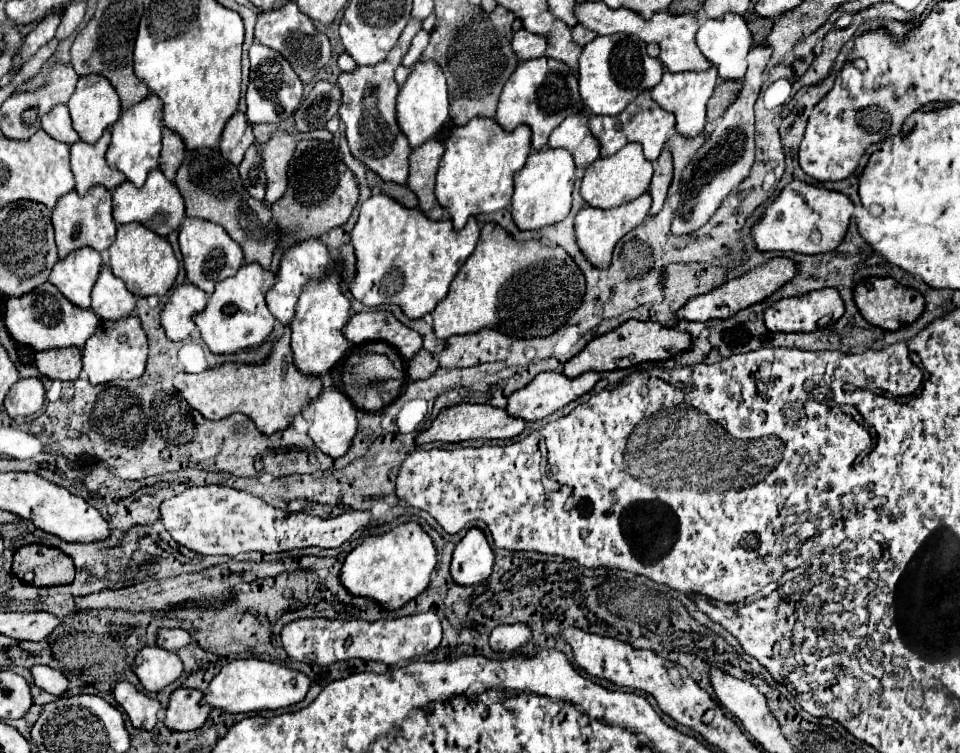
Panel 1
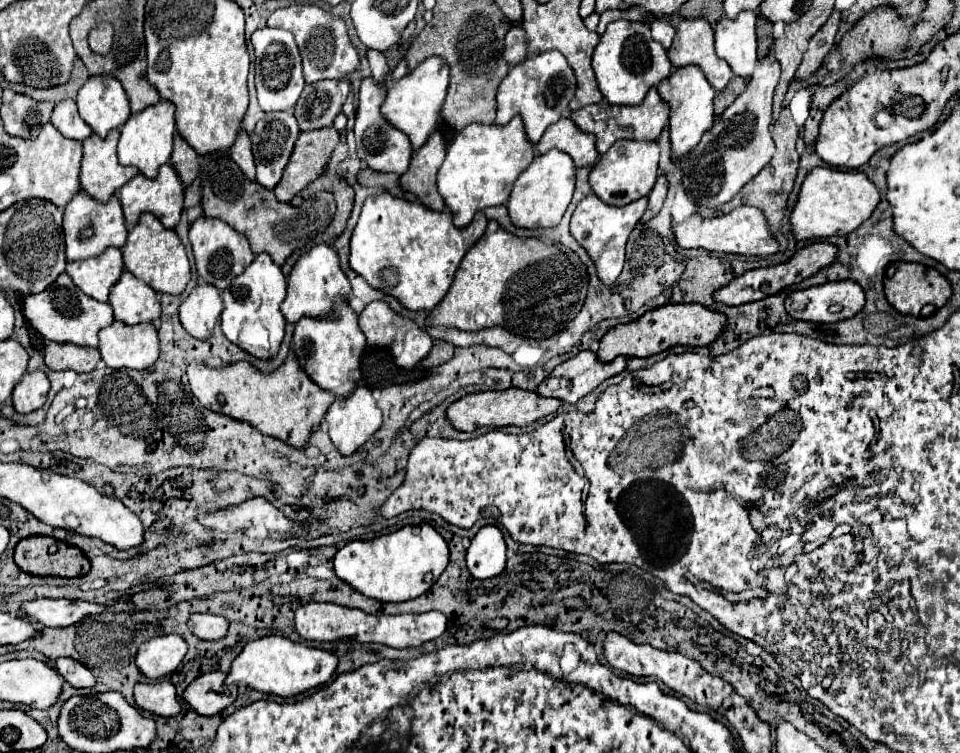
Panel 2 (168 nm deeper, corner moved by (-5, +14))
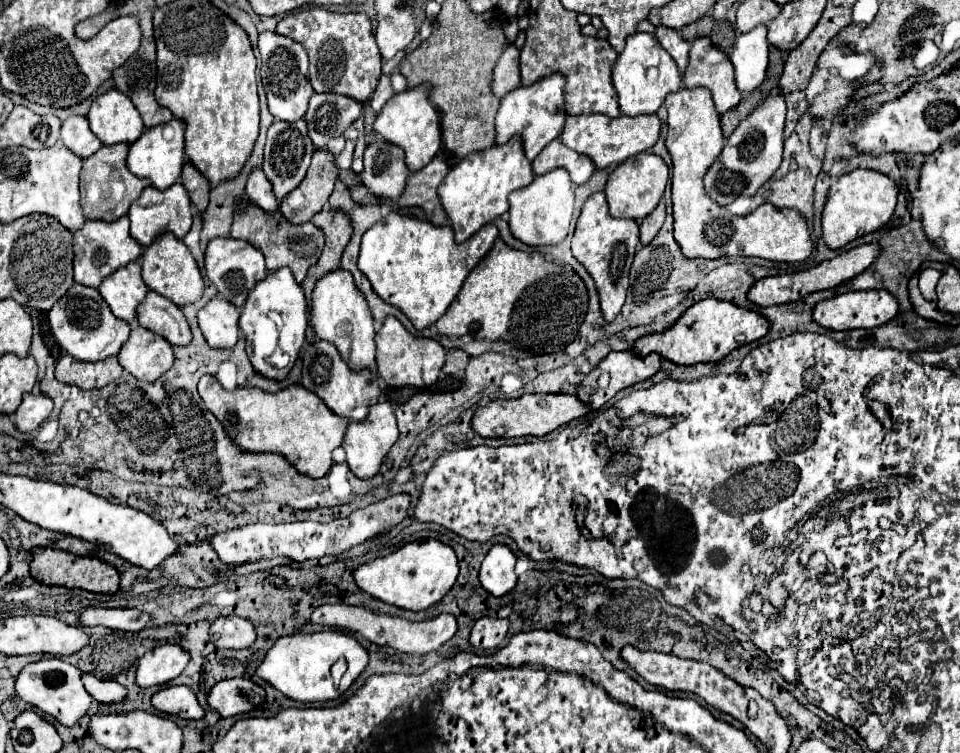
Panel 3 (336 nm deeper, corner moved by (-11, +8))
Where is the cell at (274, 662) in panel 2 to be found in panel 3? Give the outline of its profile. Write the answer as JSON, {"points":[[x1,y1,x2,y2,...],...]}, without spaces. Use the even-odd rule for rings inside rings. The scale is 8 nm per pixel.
{"points":[[325,630,315,634,293,634,293,636,281,636,265,654,263,662,257,666,255,674,269,682,275,690,285,694,291,700,297,702,327,702,335,700,341,692,345,692,351,682,365,670,369,662,367,650,351,636,345,636,337,630],[339,658,347,660,347,672,339,686,333,686,333,678,329,674,329,668]]}

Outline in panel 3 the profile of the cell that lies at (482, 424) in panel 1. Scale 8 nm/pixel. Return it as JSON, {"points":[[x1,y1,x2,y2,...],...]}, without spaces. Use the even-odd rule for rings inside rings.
{"points":[[525,394,515,400,493,400,475,410,471,426,479,436,545,436,551,430,589,414,591,408,571,394]]}

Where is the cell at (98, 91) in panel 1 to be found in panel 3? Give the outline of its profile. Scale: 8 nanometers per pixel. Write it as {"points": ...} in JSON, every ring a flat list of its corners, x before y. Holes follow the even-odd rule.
{"points":[[117,88,97,96,89,108,89,124,103,144,135,142,143,132,143,120,133,102]]}

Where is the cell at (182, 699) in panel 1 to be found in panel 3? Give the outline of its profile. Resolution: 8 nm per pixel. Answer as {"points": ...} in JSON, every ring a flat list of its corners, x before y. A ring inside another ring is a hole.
{"points":[[231,678,231,680,221,680,217,682,209,694,207,694,207,704,211,710,215,710,221,718,227,716,237,716,243,712,249,712,253,704,243,700,239,694,259,694,263,688,253,684,249,678]]}

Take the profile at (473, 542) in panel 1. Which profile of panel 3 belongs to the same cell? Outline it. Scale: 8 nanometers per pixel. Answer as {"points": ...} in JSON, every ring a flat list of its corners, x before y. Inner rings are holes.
{"points":[[493,544,479,570,481,586,487,592,491,592,493,596,503,596,503,594,511,592,517,584,515,560,517,558,509,550,509,546]]}

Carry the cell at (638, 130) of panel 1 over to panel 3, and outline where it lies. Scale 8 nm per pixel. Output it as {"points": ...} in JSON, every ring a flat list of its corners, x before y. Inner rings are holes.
{"points":[[583,114,583,116,567,116,563,134,559,136,565,146,589,156,597,170,603,170,611,164,619,164,629,156,635,156,643,150,655,146,661,134,661,120,657,114,643,114,643,116,617,116,609,118,603,114]]}

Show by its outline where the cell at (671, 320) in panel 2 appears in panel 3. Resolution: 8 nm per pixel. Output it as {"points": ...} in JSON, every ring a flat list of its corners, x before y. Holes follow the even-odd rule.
{"points":[[701,300,685,310,685,314,667,330,641,336,633,342,631,352,647,356,651,352,663,356,665,360,671,360,675,364,697,364,697,362,717,362,723,356,727,356,731,350,745,346,749,342,755,342,767,334,769,322,763,320,757,312,739,308,725,300]]}

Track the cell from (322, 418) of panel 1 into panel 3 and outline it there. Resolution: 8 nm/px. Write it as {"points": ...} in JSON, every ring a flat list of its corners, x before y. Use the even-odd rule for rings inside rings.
{"points":[[389,402,373,404,373,408,367,414,367,420,361,420,361,422,353,420,347,426,347,432,343,438,343,448,347,452,347,466,359,478,375,476,381,466,381,460,385,458,385,454,389,452,389,448,395,444,397,438,399,438,399,430,397,430,397,422,395,422,391,404]]}

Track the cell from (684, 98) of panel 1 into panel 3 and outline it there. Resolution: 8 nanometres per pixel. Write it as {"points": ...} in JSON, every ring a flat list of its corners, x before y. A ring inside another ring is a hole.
{"points":[[683,88,665,100,669,118,667,118,667,150,673,158,673,218,675,218,675,240,681,252,687,258,725,258,725,256,757,256,773,262,801,262,805,260,811,250,813,242,809,238,809,230,805,218,795,210,777,210,771,204,761,204,753,212,745,216,731,216,723,212,723,206,715,204,703,190,703,174,711,166,711,162,719,156,721,148,725,146,725,136,721,134,719,114,715,112,715,104,711,100,711,92,707,88]]}

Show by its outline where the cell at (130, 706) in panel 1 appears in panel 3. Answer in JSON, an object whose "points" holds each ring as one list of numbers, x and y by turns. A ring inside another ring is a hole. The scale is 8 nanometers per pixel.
{"points":[[169,686,153,694,151,704,157,712,179,718,203,718,205,710,197,704,195,692,187,686]]}

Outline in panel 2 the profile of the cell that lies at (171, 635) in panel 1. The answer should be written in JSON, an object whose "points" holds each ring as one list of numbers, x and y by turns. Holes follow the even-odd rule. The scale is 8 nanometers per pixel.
{"points":[[193,614,189,618,189,630,201,640,219,640,225,638,229,620,217,614]]}

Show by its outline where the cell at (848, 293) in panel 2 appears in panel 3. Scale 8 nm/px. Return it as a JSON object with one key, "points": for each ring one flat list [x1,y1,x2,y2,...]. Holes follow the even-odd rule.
{"points":[[863,290,863,292,845,292,829,300,815,304,811,318,823,328,829,330,853,330,853,328,875,328,897,316,897,300,887,290]]}

